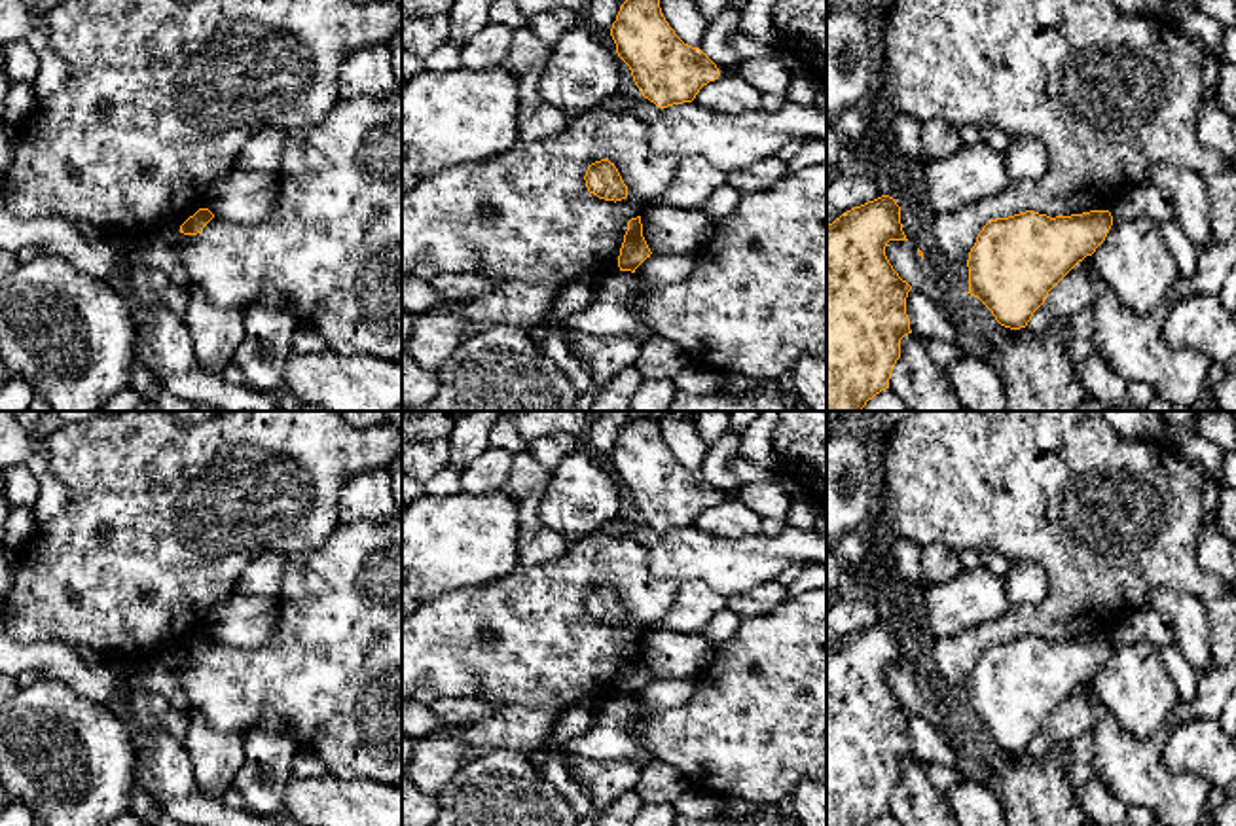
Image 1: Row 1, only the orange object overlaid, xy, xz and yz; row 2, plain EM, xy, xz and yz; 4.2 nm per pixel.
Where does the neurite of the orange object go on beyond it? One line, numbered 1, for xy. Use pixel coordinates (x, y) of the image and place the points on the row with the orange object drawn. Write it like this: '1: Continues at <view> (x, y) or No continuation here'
1: No continuation here

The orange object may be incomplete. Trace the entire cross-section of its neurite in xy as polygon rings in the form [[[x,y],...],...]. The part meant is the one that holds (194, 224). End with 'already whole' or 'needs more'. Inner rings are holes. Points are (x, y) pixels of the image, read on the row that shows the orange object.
[[[199,208],[193,216],[190,216],[182,225],[180,233],[184,235],[197,235],[203,227],[214,218],[209,208]]]; already whole

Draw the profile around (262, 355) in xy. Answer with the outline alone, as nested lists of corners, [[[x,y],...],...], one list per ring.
[[[252,305],[245,311],[245,335],[233,362],[246,386],[273,396],[284,390],[284,368],[298,324],[286,305]]]

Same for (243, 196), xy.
[[[233,167],[210,184],[205,208],[214,218],[256,224],[273,208],[275,197],[277,176]]]

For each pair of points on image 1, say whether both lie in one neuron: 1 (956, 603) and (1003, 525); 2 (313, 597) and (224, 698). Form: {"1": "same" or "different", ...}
{"1": "different", "2": "same"}

